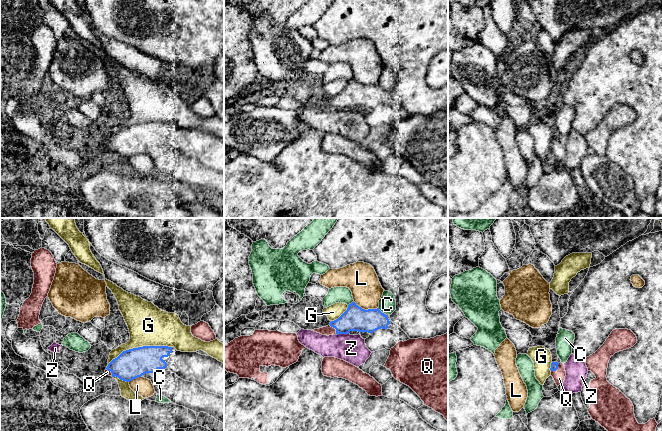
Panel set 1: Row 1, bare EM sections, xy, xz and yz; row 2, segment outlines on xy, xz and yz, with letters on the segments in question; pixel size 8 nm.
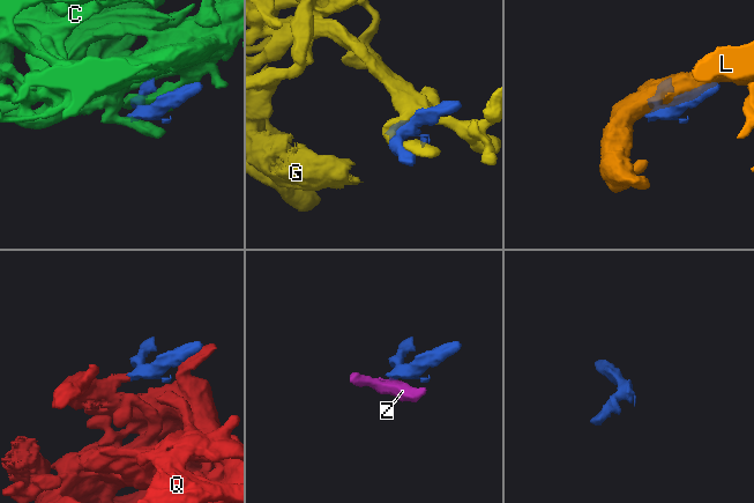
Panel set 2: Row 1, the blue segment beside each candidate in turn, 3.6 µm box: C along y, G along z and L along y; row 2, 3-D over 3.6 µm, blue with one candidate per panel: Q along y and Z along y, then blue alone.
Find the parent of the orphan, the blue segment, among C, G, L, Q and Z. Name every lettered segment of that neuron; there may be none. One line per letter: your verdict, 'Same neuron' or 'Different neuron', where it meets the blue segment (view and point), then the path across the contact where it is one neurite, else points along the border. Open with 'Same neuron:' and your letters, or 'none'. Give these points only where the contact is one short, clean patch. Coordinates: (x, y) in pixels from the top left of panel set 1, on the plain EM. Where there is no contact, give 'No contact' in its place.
Same neuron: Q
C: Different neuron. Touches blue at xz (380, 87)
G: Different neuron. Touches blue at xy (139, 123)
L: Different neuron. Touches blue at xz (366, 86)
Q: Same neuron. Touches blue at yz (556, 145)
Z: Different neuron. Touches blue at xz (342, 109). Boundary: xz (336, 109), (348, 110)

